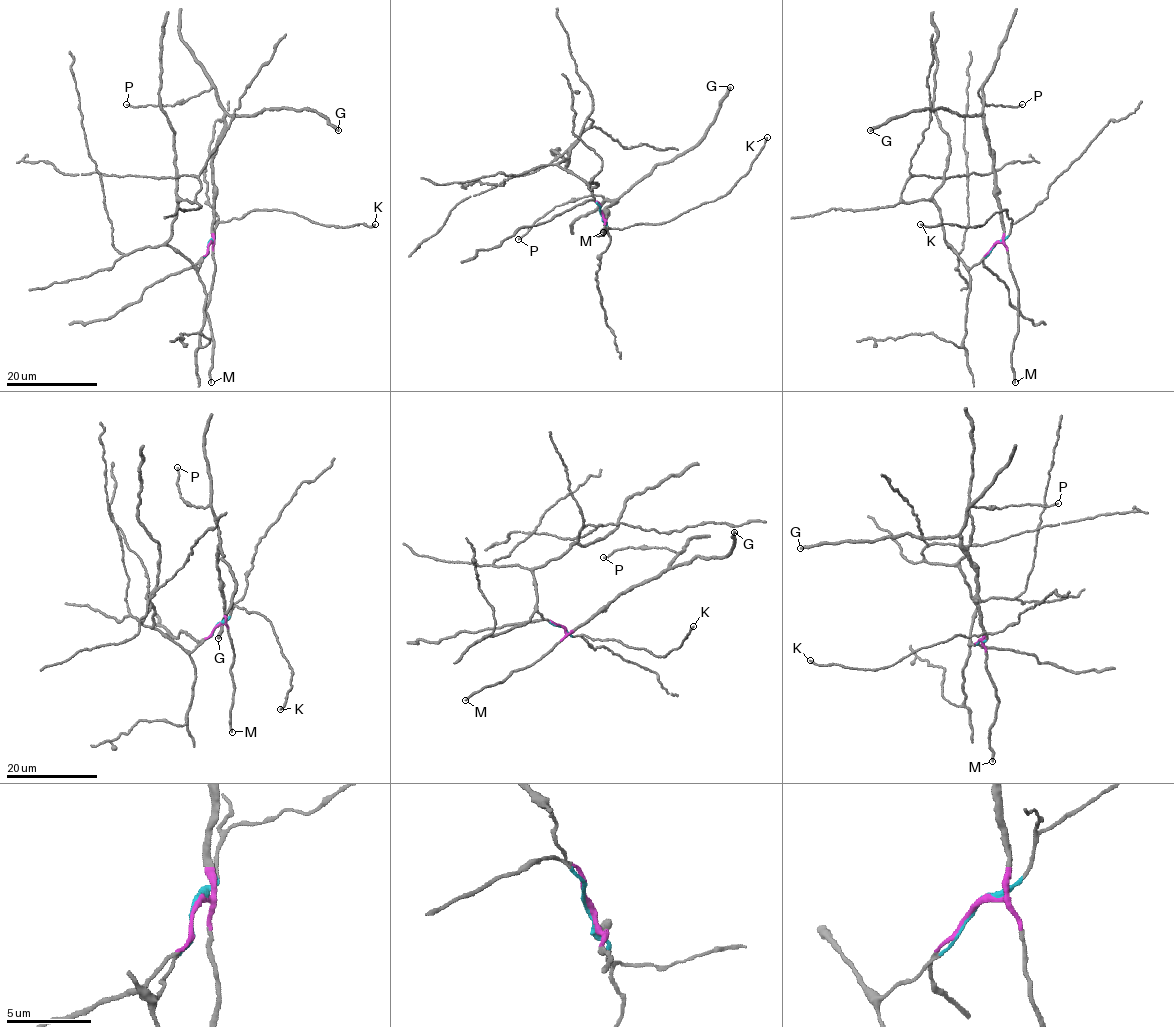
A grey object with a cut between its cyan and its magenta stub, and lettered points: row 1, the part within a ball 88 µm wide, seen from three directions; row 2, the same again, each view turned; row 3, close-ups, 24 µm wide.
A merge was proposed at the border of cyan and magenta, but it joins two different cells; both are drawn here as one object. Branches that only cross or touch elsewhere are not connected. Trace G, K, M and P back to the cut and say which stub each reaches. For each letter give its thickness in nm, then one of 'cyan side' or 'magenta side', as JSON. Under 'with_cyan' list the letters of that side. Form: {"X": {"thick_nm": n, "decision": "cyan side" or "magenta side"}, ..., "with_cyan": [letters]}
{"G": {"thick_nm": 320, "decision": "magenta side"}, "K": {"thick_nm": 200, "decision": "cyan side"}, "M": {"thick_nm": 240, "decision": "magenta side"}, "P": {"thick_nm": 150, "decision": "magenta side"}, "with_cyan": ["K"]}

